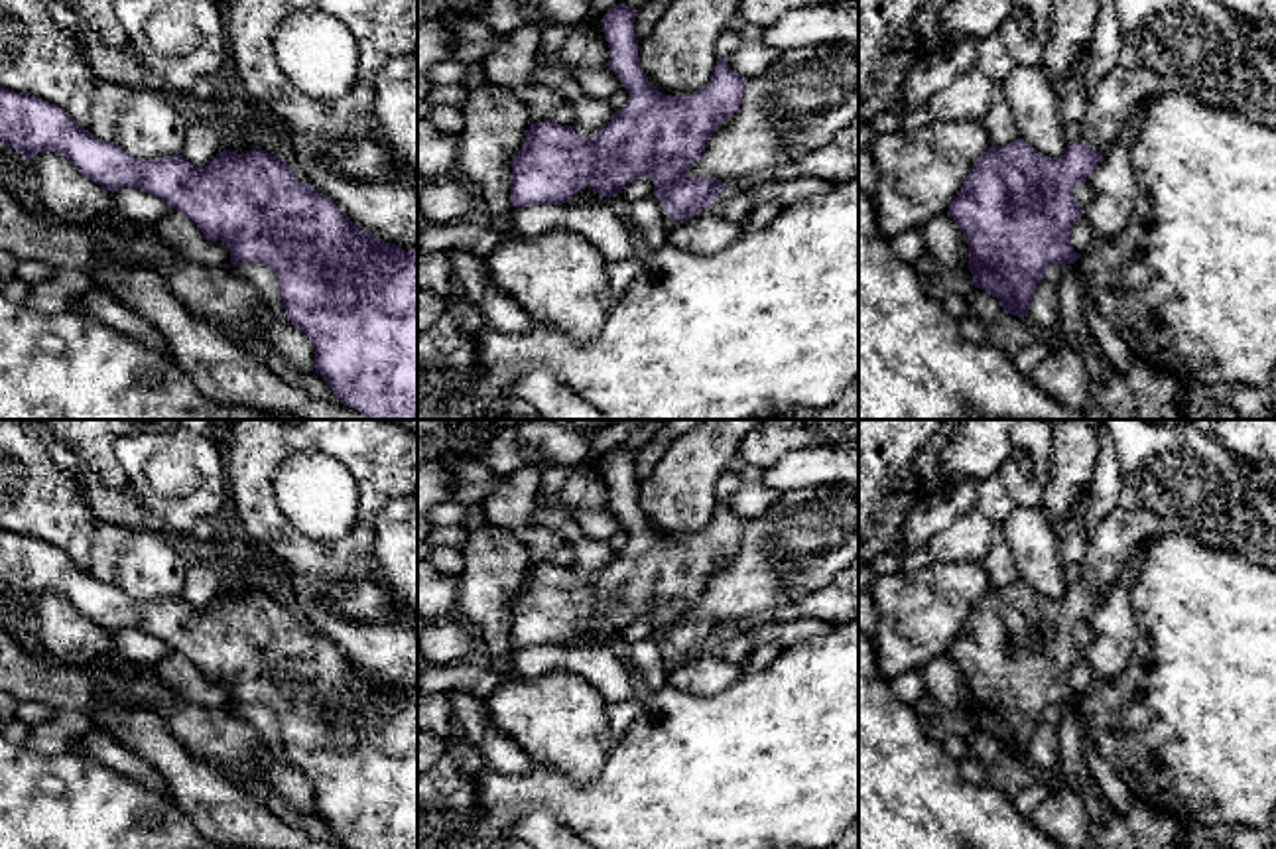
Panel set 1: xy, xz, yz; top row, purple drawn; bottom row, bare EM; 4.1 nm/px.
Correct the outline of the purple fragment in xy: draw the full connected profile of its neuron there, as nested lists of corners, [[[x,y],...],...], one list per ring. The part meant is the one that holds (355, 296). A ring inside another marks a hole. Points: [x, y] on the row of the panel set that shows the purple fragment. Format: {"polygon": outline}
{"polygon": [[[0,87],[0,140],[12,146],[26,160],[43,152],[55,152],[65,156],[83,175],[91,181],[98,183],[108,191],[118,191],[124,187],[136,187],[140,191],[152,193],[160,197],[169,209],[183,213],[191,219],[207,240],[217,242],[223,240],[230,248],[230,264],[248,264],[260,262],[276,272],[280,282],[280,295],[284,309],[289,321],[301,329],[315,349],[315,372],[323,376],[327,386],[339,398],[341,404],[360,412],[366,420],[417,420],[417,248],[410,252],[402,250],[396,244],[384,242],[380,236],[364,230],[360,225],[352,223],[329,197],[321,195],[313,185],[301,183],[286,160],[280,160],[260,146],[246,154],[234,154],[230,150],[223,150],[217,158],[205,167],[193,167],[181,154],[161,156],[154,160],[138,160],[128,156],[118,144],[104,142],[95,138],[89,130],[77,126],[77,122],[59,106],[49,104],[37,97],[30,97],[26,93],[14,93],[10,89]]]}

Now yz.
{"polygon": [[[1115,0],[1120,51],[1113,71],[1089,93],[1077,142],[1061,158],[1034,150],[1022,138],[990,146],[971,167],[949,215],[969,244],[975,288],[1002,305],[1002,313],[1028,317],[1044,270],[1075,264],[1069,234],[1083,211],[1073,189],[1087,181],[1103,154],[1140,106],[1164,93],[1183,93],[1211,108],[1229,108],[1276,128],[1276,24],[1248,24],[1217,0]]]}

